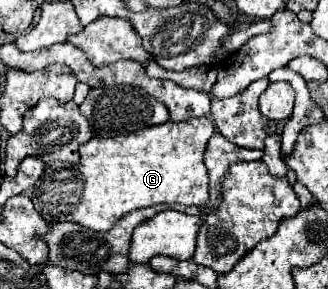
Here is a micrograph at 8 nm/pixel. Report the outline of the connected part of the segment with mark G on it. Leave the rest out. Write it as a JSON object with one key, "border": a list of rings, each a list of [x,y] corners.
{"border":[[[186,119],[180,123],[168,121],[158,127],[146,127],[128,135],[116,137],[92,137],[80,147],[80,161],[74,165],[54,163],[48,165],[32,191],[34,209],[48,223],[76,221],[94,231],[108,231],[126,213],[158,203],[174,205],[206,205],[208,203],[208,173],[202,161],[208,139],[214,133],[214,125],[206,119]]]}

